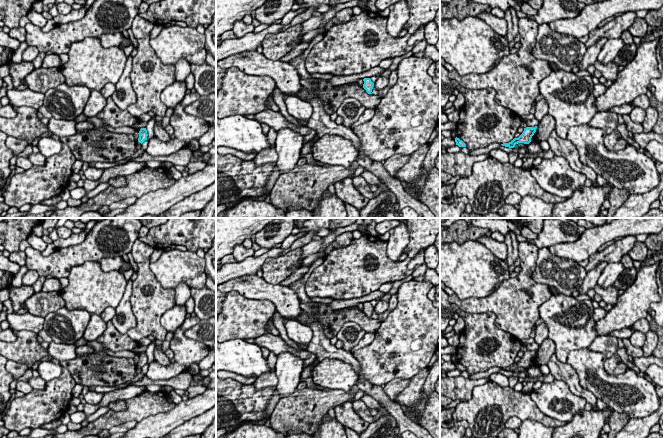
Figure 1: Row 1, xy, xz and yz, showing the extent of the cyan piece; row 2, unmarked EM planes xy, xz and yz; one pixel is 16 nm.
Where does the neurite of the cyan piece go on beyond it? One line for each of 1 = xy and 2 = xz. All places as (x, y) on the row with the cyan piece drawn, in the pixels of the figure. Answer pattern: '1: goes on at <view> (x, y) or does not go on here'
1: does not go on here
2: does not go on here

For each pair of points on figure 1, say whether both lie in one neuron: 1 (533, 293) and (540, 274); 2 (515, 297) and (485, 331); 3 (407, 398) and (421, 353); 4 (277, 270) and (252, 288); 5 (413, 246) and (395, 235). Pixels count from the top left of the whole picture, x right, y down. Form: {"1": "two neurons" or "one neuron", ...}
{"1": "two neurons", "2": "two neurons", "3": "two neurons", "4": "two neurons", "5": "two neurons"}

